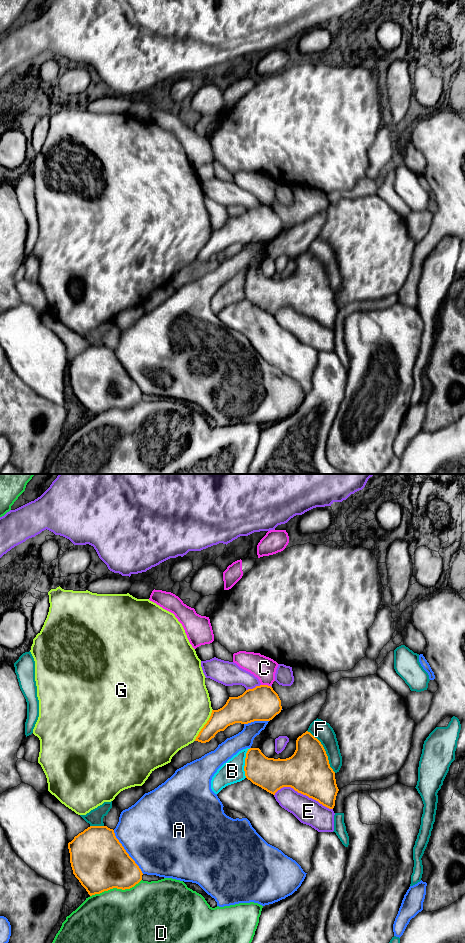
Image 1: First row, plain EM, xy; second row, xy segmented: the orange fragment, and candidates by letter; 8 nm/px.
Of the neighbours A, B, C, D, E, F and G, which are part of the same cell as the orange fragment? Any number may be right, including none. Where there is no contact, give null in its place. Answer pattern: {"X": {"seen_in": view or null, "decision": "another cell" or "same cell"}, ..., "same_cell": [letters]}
{"A": {"seen_in": "xy", "decision": "another cell"}, "B": {"seen_in": "xy", "decision": "another cell"}, "C": {"seen_in": "xy", "decision": "another cell"}, "D": {"seen_in": "xy", "decision": "another cell"}, "E": {"seen_in": "xy", "decision": "another cell"}, "F": {"seen_in": "xy", "decision": "another cell"}, "G": {"seen_in": "xy", "decision": "another cell"}, "same_cell": []}

